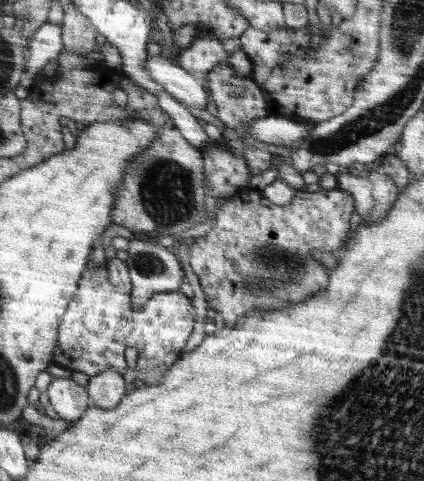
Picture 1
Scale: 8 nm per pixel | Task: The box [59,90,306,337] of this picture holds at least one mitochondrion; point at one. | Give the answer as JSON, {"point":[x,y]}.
{"point":[166,188]}

